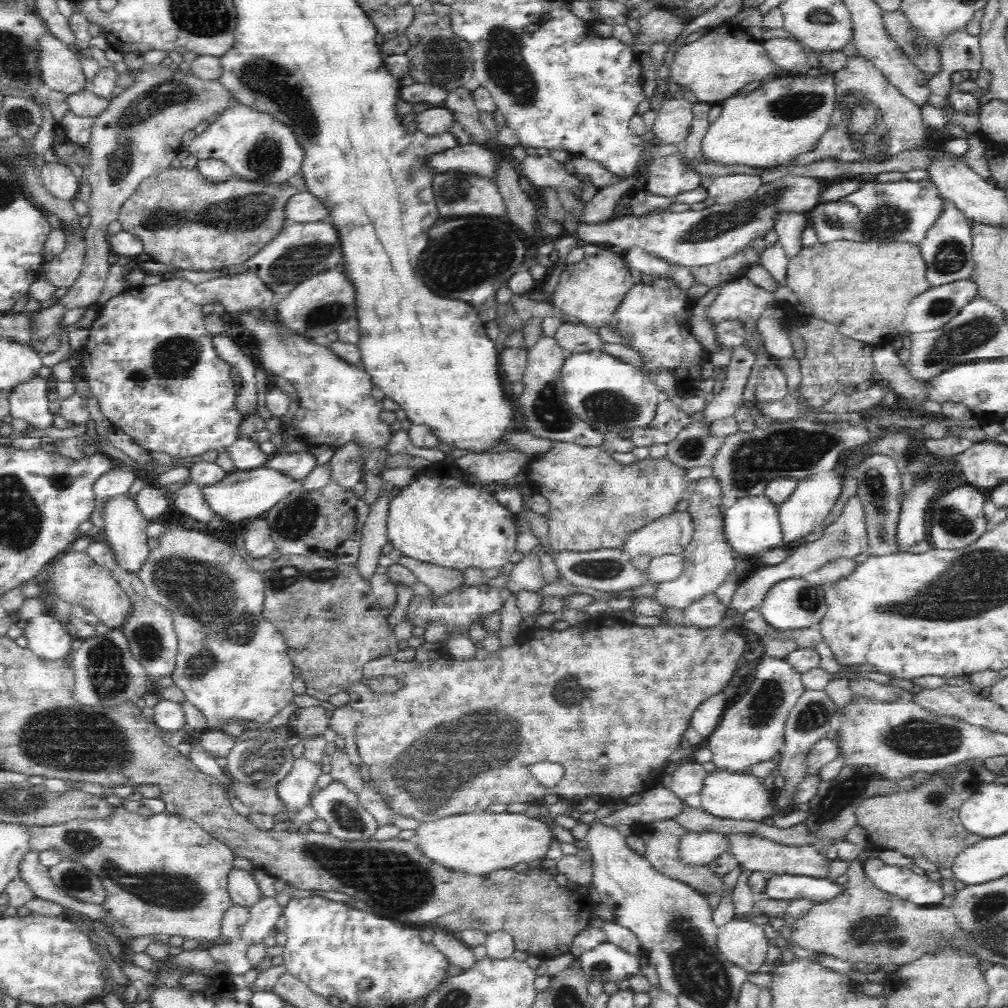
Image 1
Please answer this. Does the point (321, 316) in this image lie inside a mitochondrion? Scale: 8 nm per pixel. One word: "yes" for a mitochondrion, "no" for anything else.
yes

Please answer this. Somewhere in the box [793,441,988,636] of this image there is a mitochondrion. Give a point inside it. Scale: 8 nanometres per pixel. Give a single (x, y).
(953, 523)

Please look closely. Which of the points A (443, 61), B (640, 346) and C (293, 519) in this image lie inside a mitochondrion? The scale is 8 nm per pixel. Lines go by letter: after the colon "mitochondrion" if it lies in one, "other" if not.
A: mitochondrion
B: other
C: mitochondrion

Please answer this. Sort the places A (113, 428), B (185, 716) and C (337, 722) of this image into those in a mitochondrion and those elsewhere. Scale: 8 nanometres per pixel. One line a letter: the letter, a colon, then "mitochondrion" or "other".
A: other
B: other
C: other

